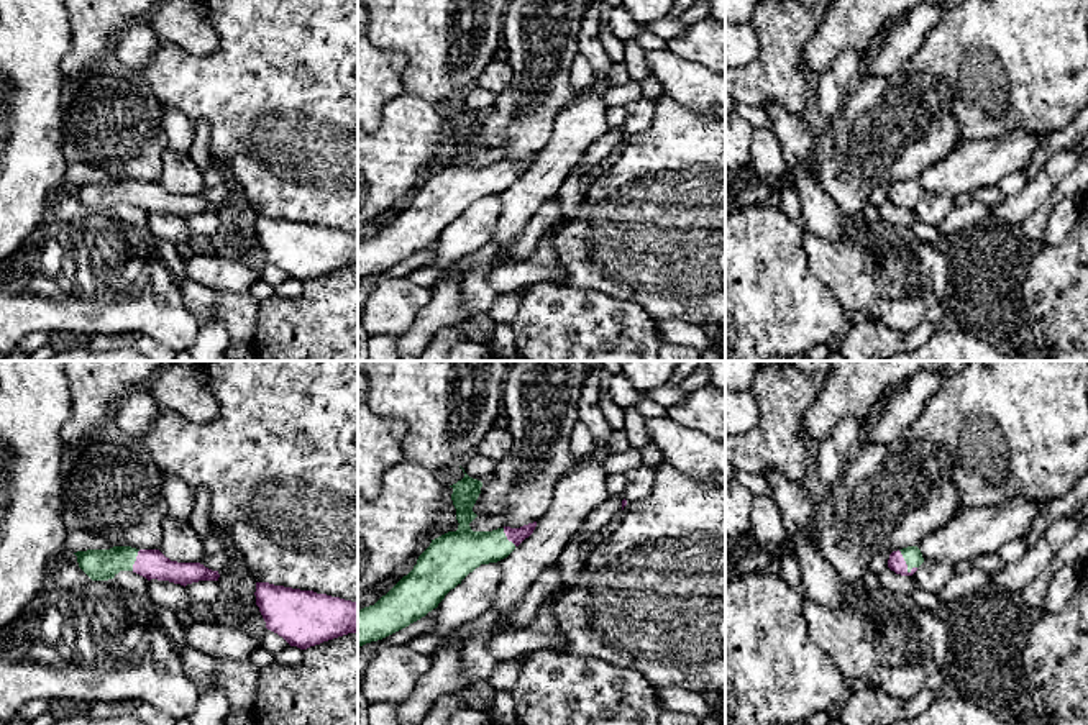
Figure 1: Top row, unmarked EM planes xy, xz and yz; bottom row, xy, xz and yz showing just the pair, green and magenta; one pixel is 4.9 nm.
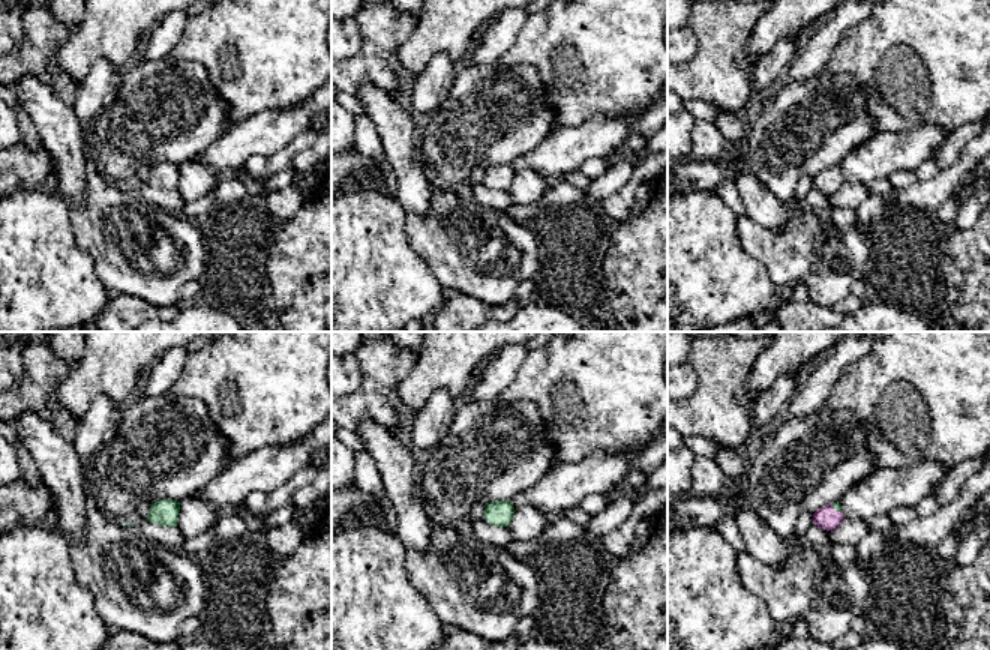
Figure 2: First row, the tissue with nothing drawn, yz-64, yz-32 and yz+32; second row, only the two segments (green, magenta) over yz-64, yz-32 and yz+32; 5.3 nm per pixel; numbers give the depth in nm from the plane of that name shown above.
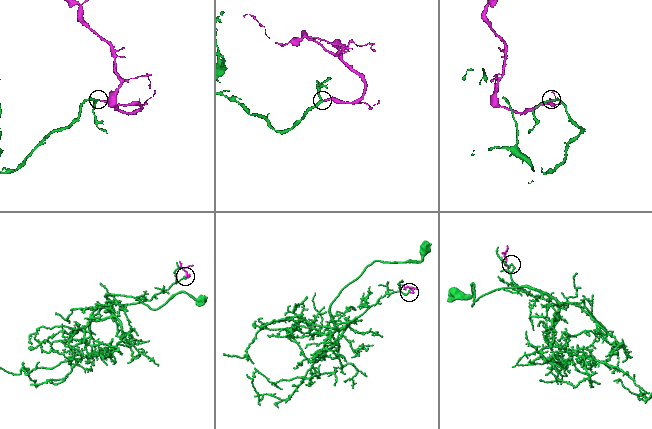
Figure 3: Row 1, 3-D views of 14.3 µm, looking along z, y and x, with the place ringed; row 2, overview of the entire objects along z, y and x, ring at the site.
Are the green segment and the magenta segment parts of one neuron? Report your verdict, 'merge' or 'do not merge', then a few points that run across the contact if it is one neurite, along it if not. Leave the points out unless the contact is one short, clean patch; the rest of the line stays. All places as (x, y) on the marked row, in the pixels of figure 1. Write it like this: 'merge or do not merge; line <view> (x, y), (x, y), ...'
merge; line yz (913, 556), (905, 560), (896, 563)

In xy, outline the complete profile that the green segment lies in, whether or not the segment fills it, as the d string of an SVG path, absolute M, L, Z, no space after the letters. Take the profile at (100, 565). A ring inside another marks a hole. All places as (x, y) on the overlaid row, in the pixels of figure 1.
M113 546L110 549L87 549L74 553L79 568L92 581L113 579L120 571L133 571L148 581L169 581L187 586L199 581L218 581L218 571L200 563L177 563L166 558L159 549L136 549Z

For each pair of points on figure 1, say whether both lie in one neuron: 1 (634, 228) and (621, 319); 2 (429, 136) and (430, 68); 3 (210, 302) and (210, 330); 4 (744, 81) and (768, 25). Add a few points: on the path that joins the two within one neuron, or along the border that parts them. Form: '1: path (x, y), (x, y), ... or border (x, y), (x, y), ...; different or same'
1: border (586, 291), (604, 291), (634, 300), (655, 323); different
2: border (404, 91), (422, 97), (438, 110); different
3: border (201, 325), (210, 319), (219, 319), (230, 341); different
4: path (757, 68), (768, 56), (768, 38); same

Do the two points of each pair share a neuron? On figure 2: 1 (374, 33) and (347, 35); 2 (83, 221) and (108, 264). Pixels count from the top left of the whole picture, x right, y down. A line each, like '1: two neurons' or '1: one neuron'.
1: two neurons
2: one neuron

